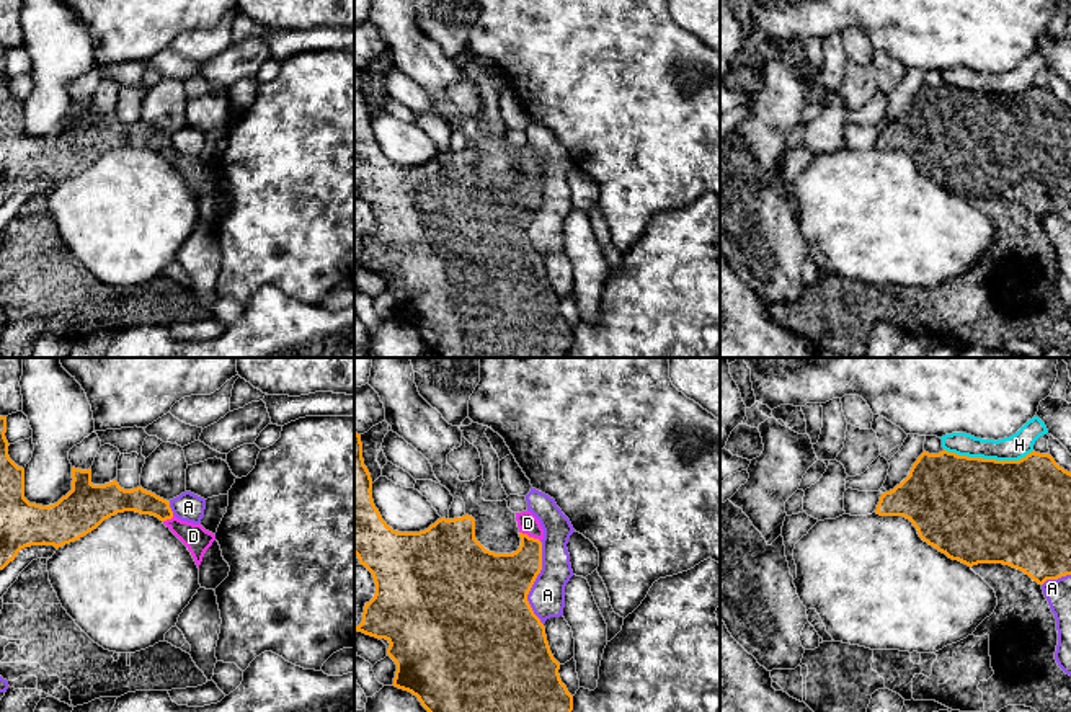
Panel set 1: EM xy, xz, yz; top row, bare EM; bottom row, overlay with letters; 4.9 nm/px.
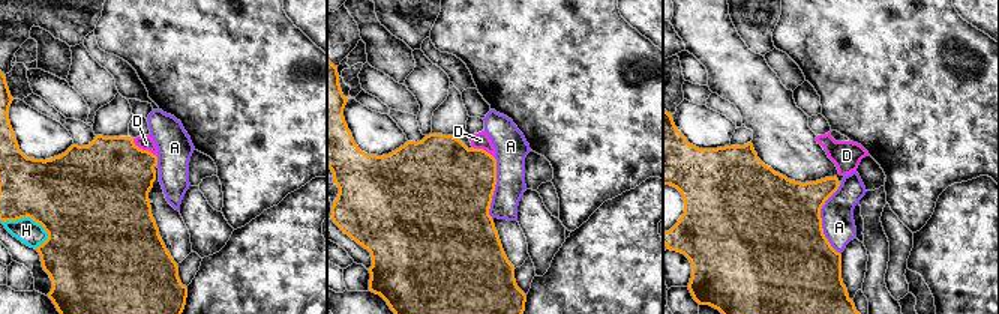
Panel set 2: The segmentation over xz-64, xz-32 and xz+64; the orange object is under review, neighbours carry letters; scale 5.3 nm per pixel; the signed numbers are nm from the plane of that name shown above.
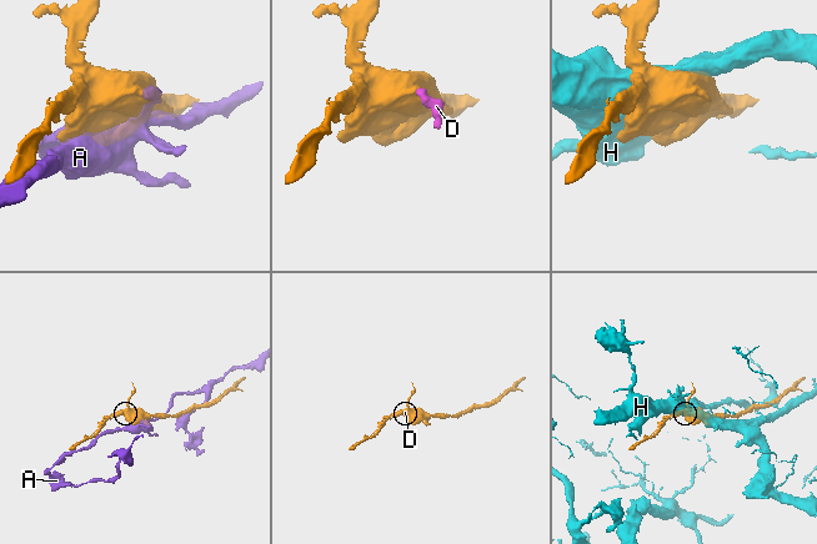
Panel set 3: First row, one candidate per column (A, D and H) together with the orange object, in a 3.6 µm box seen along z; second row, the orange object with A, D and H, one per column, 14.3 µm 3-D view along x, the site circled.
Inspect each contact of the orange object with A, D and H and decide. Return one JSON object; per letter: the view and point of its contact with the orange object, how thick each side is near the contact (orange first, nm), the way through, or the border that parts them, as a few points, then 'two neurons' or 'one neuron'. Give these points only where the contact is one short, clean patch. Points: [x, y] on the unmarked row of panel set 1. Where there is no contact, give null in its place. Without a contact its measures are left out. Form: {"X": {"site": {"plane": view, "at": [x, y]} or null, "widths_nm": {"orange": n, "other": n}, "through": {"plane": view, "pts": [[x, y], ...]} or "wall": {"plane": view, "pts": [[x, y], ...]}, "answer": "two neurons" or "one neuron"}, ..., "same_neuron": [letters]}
{"A": {"site": {"plane": "xz", "at": [533, 218]}, "widths_nm": {"orange": 440, "other": 180}, "answer": "two neurons"}, "D": {"site": {"plane": "xz", "at": [528, 170]}, "widths_nm": {"orange": 280, "other": 100}, "through": {"plane": "xz", "pts": [[503, 214], [528, 190], [528, 170], [528, 157]]}, "answer": "one neuron"}, "H": {"site": {"plane": "yz", "at": [988, 93]}, "widths_nm": {"orange": 500, "other": 120}, "answer": "two neurons"}, "same_neuron": ["D"]}

